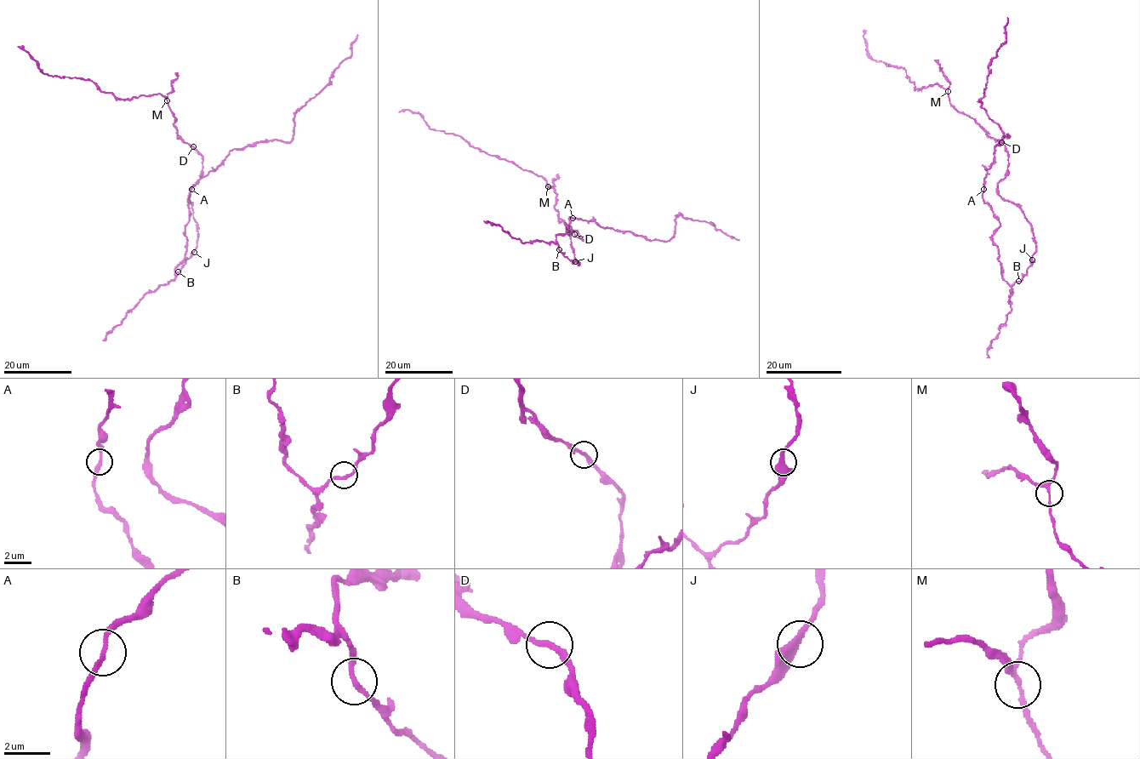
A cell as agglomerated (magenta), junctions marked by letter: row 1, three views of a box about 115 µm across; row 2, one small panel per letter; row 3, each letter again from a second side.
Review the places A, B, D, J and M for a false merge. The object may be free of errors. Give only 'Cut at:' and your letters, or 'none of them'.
Cut at: none of them

